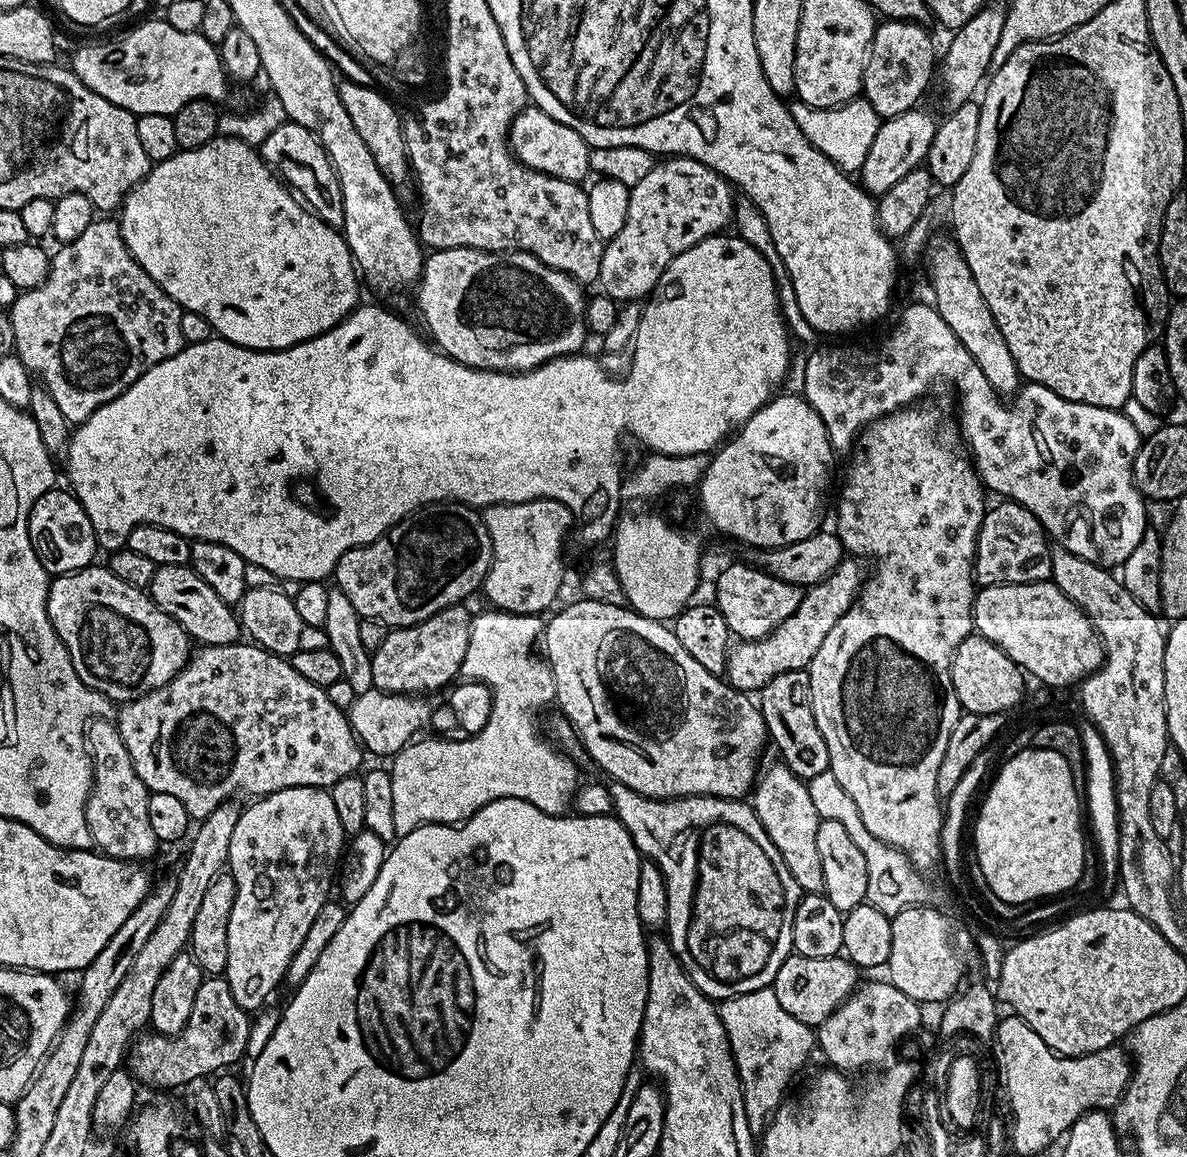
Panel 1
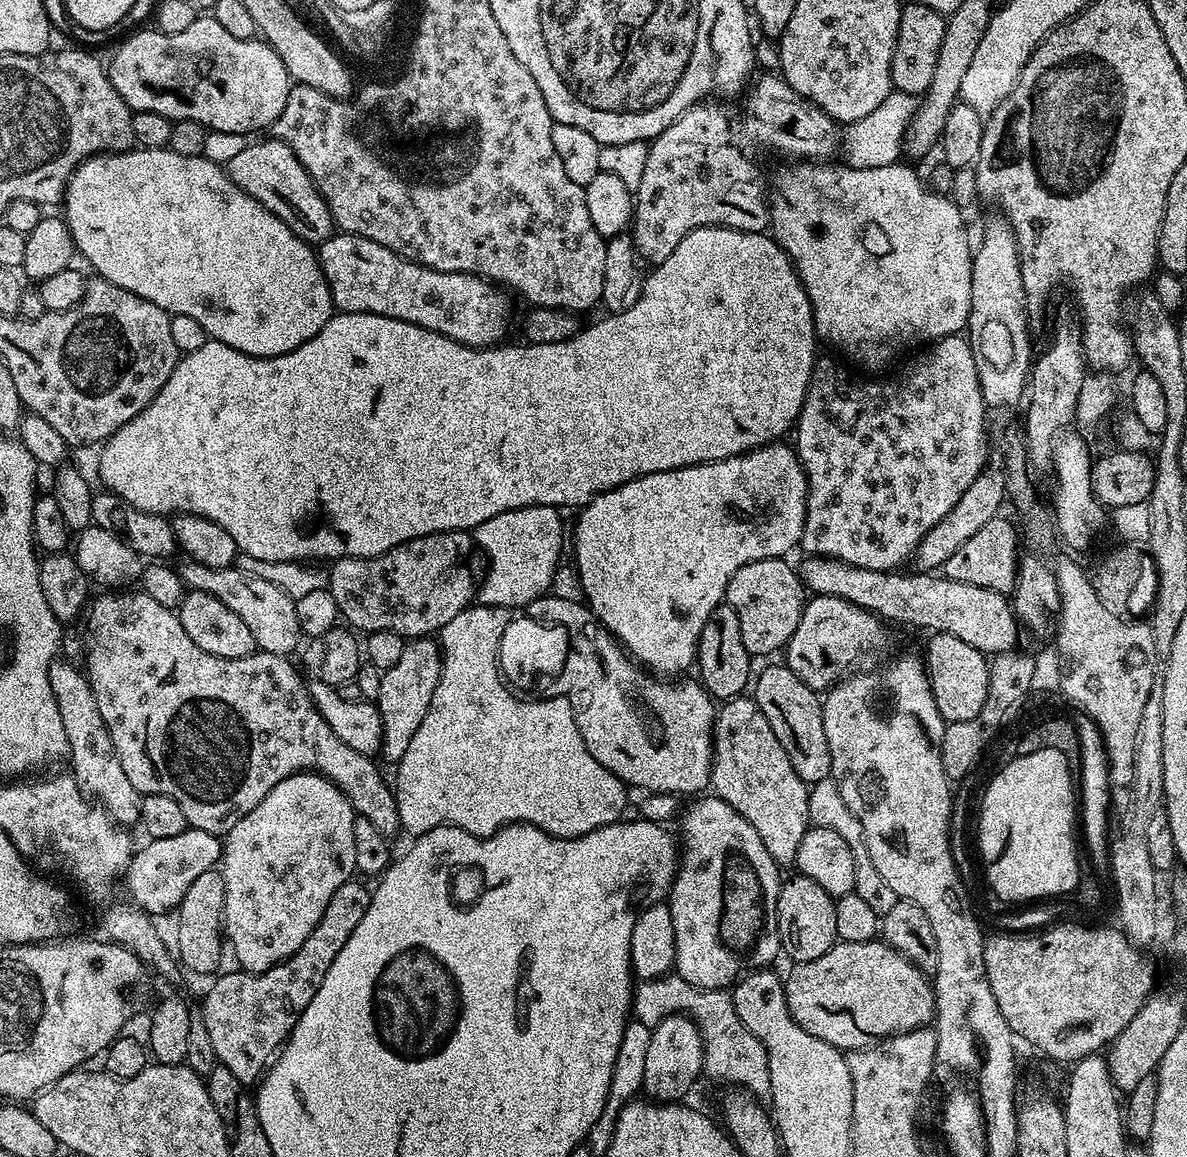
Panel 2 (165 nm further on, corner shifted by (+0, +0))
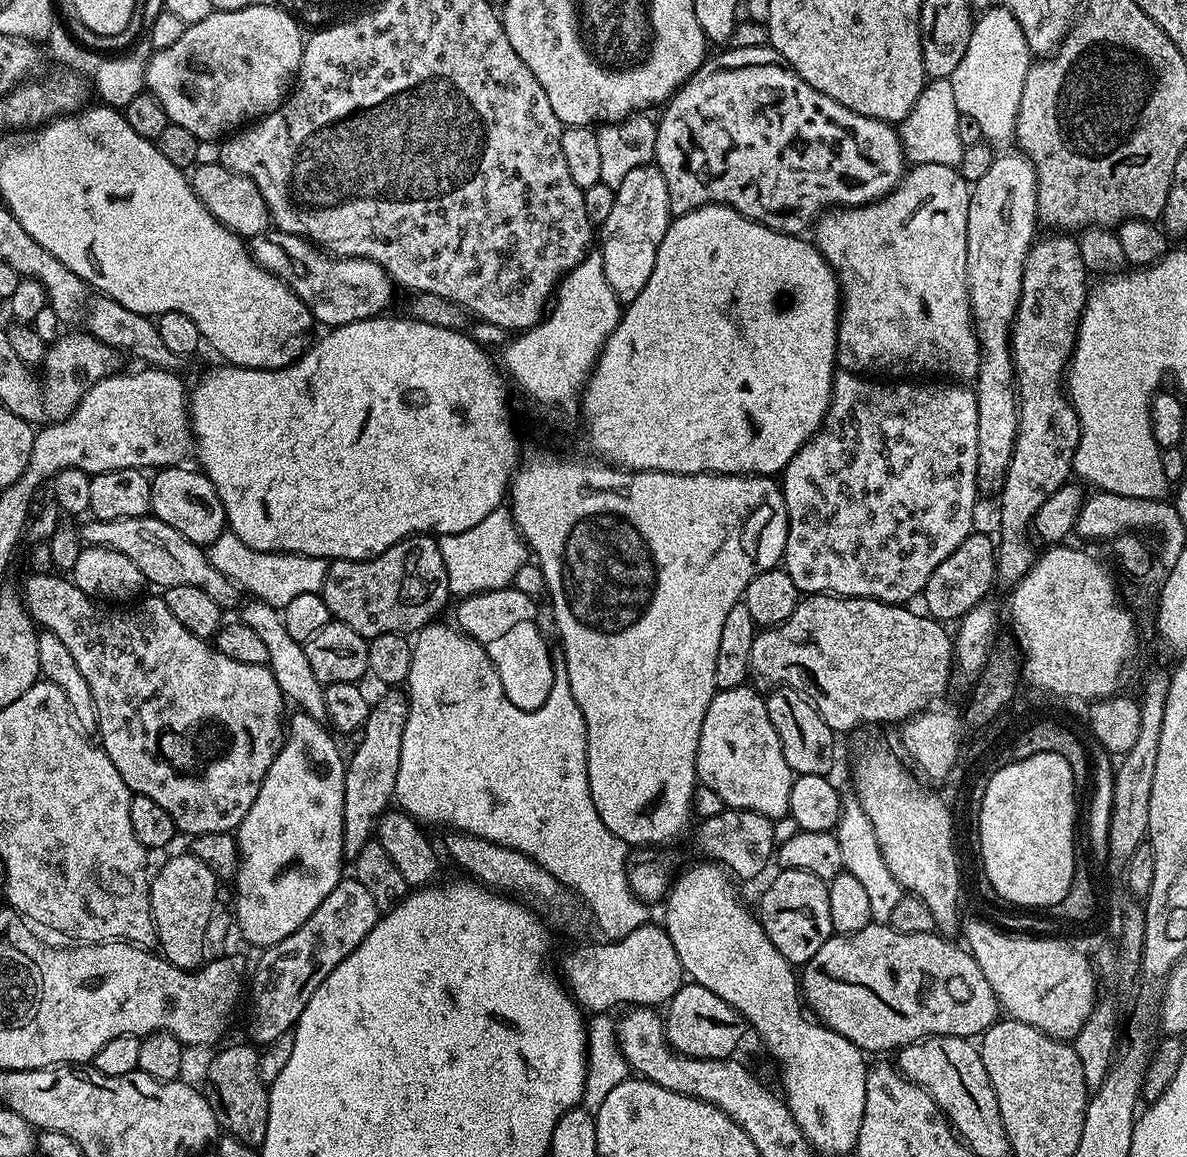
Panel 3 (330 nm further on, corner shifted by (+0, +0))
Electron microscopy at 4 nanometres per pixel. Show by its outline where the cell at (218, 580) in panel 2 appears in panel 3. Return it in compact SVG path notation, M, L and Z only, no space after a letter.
M151 514L138 518L118 518L117 520L89 519L79 525L78 531L81 541L93 548L109 548L118 550L118 554L126 554L138 570L142 570L145 581L149 585L157 584L160 590L170 586L198 586L198 590L206 590L214 602L218 602L221 609L235 609L237 585L226 578L214 566L210 566L208 553L203 547L190 538L182 538L174 526L166 526L157 516Z

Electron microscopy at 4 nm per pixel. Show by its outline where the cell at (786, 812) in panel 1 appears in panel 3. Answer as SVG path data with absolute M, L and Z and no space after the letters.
M743 683L737 688L719 689L710 702L706 718L702 718L702 734L698 738L696 778L699 783L714 790L714 794L719 794L727 807L754 810L776 822L779 821L779 816L789 815L794 773L782 754L782 742L778 738L778 730L774 730L770 722L765 697L759 696L754 689L748 687L747 683Z

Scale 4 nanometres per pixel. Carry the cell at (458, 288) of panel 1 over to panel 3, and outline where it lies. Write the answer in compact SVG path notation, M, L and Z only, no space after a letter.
M269 230L251 237L250 251L253 260L270 274L279 276L306 307L312 311L317 325L328 324L329 329L350 322L370 320L389 311L394 285L391 277L366 258L337 256L333 258L325 249L289 232Z

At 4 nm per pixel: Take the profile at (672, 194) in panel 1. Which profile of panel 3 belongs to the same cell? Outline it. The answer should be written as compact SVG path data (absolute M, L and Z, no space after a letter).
M732 48L720 50L717 56L709 55L696 75L691 76L686 84L676 89L676 95L667 101L663 109L664 117L659 117L656 126L656 154L654 163L662 170L662 178L666 178L666 190L670 190L670 210L674 214L689 212L695 208L701 208L707 204L725 204L765 224L768 228L774 228L778 232L789 234L804 234L809 231L810 225L825 210L831 210L837 206L842 208L863 208L866 204L873 204L888 196L898 187L904 179L906 171L906 157L904 147L900 144L899 131L887 120L875 120L869 116L858 114L838 102L834 98L826 98L814 86L807 84L799 74L783 63L780 55L771 48Z

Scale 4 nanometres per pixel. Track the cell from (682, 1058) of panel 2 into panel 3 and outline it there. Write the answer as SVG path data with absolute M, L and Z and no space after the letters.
M685 982L678 990L678 994L674 994L674 998L668 1001L666 1011L662 1019L668 1044L683 1056L726 1060L735 1053L732 1051L744 1040L746 1021L740 1011L730 1006L730 1002L722 1002L718 994L706 990L706 986L701 984Z

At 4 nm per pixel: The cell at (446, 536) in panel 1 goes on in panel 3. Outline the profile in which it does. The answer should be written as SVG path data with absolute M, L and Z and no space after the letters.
M432 534L406 536L390 546L380 556L370 560L334 560L328 565L326 582L322 593L333 620L341 620L359 636L371 638L378 634L415 634L426 625L433 623L436 616L450 600L446 562L442 562L439 539Z

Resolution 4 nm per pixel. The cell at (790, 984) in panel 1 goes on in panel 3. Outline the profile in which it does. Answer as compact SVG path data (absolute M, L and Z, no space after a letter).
M887 922L867 924L862 930L855 932L853 936L838 936L834 934L822 946L822 950L818 950L818 954L814 954L814 958L810 958L802 965L802 971L798 976L798 984L802 989L803 1003L807 1005L810 1012L810 1007L812 1007L813 1013L811 1012L811 1015L819 1023L838 1034L842 1034L842 1038L854 1042L854 1046L858 1046L861 1052L865 1054L892 1051L892 1053L895 1053L897 1050L905 1048L908 1044L915 1044L916 1041L924 1040L928 1036L979 1037L991 1024L1001 1019L1002 1009L999 1001L996 1000L994 990L990 988L990 982L986 982L986 974L982 974L982 970L978 966L976 959L973 958L972 953L968 951L967 947L961 946L959 943L956 945L956 942L955 939L939 935L936 932L902 934L898 930L894 930L891 924Z

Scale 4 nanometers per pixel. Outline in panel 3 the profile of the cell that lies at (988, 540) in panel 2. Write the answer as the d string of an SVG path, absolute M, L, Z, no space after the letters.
M980 530L973 531L972 535L950 554L934 569L934 574L930 574L930 582L926 582L922 593L922 601L926 607L927 615L934 620L941 622L958 622L974 606L985 603L988 591L992 584L997 583L996 578L996 554L998 548L988 536L983 536Z

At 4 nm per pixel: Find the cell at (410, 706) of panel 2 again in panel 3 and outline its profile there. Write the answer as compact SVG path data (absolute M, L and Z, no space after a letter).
M388 690L380 701L373 703L368 709L368 717L362 731L359 733L360 741L356 749L346 760L344 769L344 821L342 822L342 846L344 855L355 858L366 846L366 842L373 839L376 826L380 817L389 811L396 795L396 783L398 782L398 761L402 759L402 734L406 734L406 718L408 717L408 698L403 691Z

